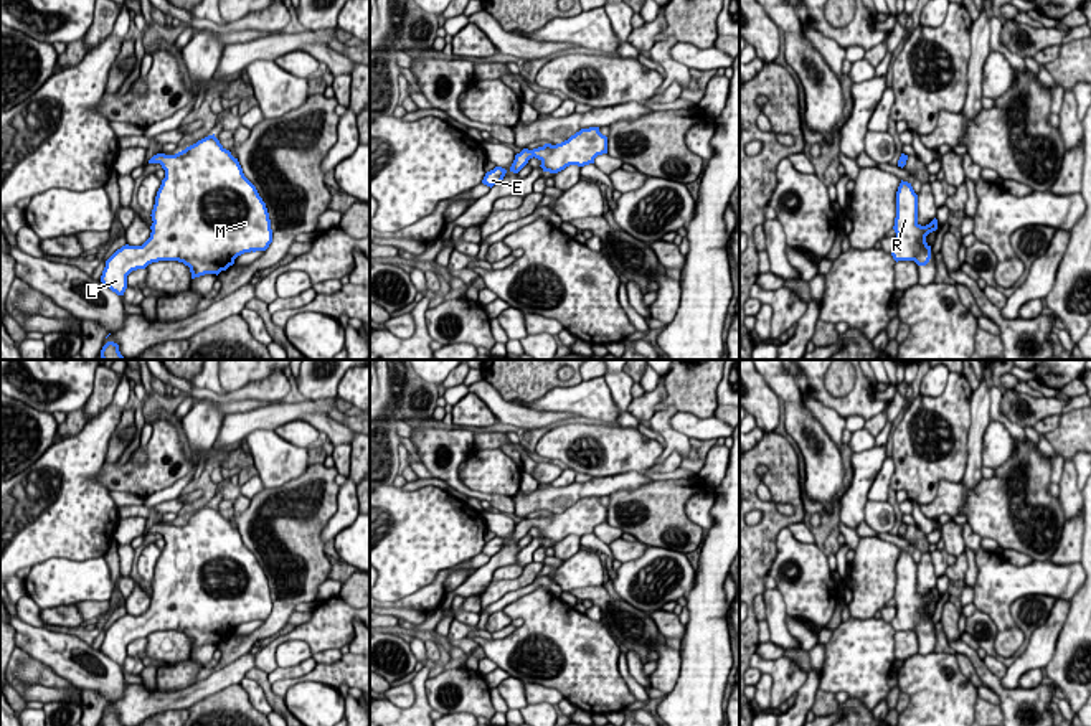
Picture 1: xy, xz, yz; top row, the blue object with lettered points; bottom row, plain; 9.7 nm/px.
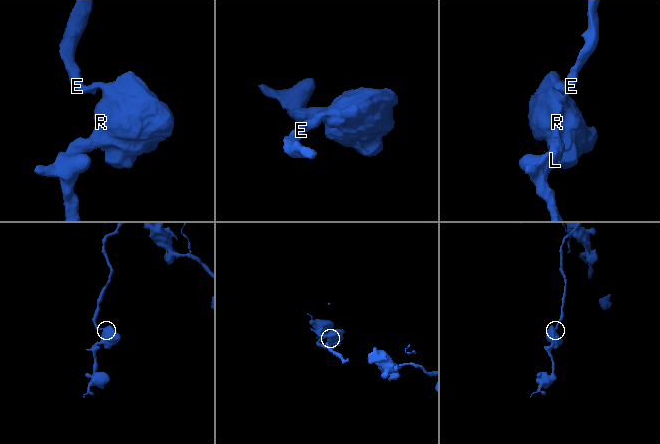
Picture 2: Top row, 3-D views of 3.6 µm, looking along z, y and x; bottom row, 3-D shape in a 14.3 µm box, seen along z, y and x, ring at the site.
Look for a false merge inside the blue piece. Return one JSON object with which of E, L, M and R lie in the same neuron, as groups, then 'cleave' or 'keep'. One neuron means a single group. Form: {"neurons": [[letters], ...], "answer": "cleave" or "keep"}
{"neurons": [["E", "L", "M", "R"]], "answer": "keep"}

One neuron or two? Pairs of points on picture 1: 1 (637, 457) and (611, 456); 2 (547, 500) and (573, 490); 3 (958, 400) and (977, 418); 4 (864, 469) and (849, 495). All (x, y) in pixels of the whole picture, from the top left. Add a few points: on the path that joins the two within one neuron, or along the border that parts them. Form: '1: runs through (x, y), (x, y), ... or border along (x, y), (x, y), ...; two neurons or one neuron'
1: runs through (631, 456), (618, 456); one neuron
2: runs through (553, 499), (566, 495); one neuron
3: border along (972, 391), (966, 449); two neurons
4: runs through (864, 476), (855, 489); one neuron

